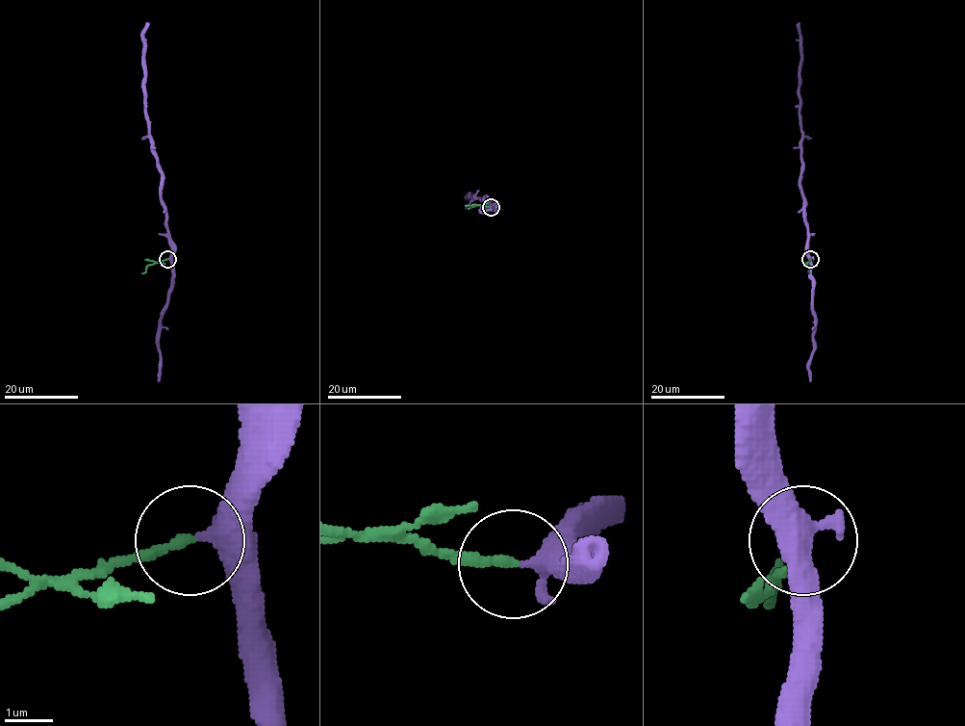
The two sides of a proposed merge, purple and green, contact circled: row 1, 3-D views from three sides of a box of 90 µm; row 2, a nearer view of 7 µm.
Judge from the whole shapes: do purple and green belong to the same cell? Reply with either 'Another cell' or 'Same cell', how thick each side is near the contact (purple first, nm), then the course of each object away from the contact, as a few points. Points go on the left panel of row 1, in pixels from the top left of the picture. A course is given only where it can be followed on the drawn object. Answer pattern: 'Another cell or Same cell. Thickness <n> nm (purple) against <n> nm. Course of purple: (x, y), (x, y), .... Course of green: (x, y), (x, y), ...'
Another cell. Thickness 360 nm (purple) against 220 nm. Course of purple: (167, 259), (171, 253), (171, 238), (161, 197), (161, 169), (149, 134), (144, 101), (143, 29), (149, 24). Course of green: (167, 259), (149, 265), (141, 273)

